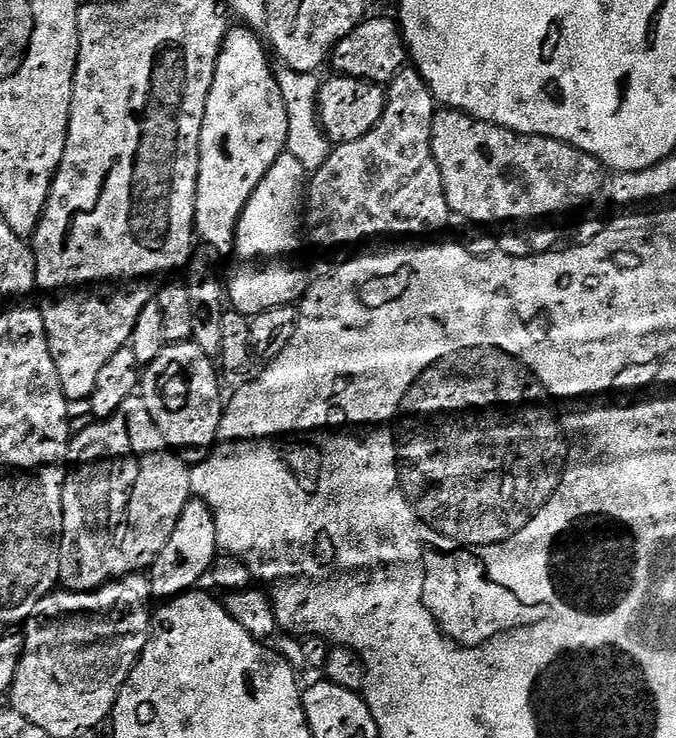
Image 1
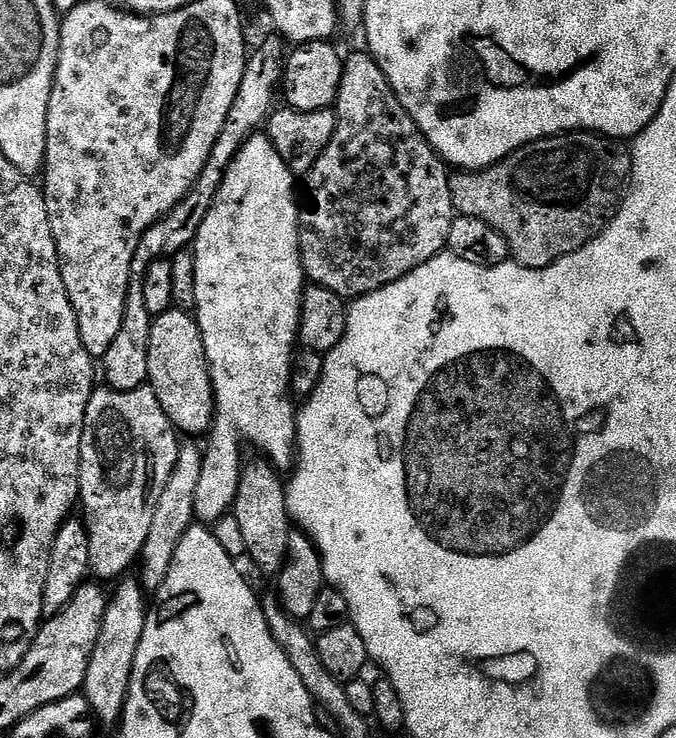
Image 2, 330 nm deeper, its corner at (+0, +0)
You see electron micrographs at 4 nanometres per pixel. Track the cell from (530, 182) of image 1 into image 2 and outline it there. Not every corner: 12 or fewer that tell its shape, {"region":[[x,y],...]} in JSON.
{"region":[[581,130],[449,179],[545,268],[607,228],[632,153]]}

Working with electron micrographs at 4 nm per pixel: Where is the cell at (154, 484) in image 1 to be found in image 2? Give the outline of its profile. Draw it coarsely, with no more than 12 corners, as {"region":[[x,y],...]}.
{"region":[[150,386],[97,387],[80,434],[88,567],[137,563],[181,441]]}

